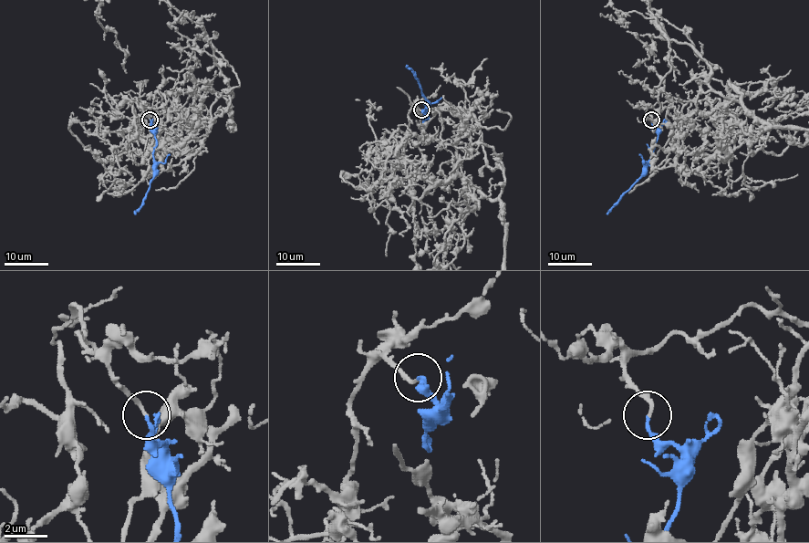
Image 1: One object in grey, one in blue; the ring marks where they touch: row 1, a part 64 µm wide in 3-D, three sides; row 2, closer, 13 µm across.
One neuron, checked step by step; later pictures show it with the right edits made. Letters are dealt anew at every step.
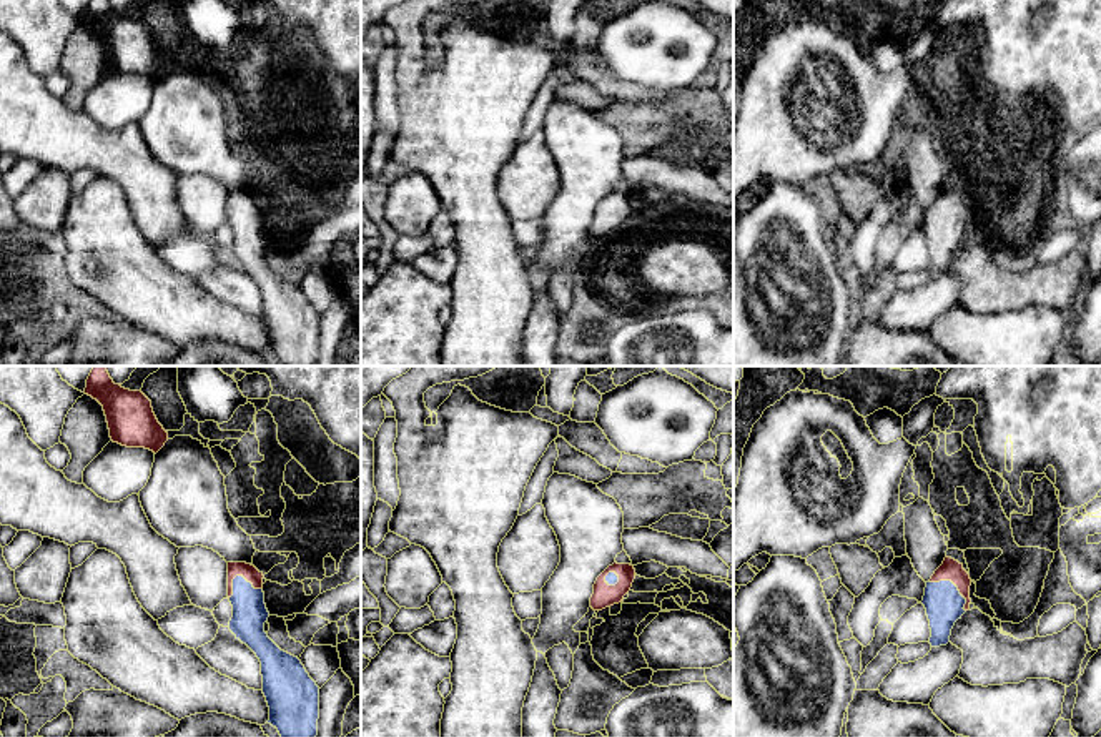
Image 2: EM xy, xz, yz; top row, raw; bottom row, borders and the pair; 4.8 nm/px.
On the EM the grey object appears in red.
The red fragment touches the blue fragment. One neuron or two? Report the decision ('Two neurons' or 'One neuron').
One neuron

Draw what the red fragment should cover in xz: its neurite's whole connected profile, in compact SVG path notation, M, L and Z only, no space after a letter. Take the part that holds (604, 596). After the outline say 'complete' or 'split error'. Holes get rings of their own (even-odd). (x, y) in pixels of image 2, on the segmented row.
M614 562L597 577L590 607L594 611L602 611L622 602L624 596L630 591L634 579L634 566Z; split error

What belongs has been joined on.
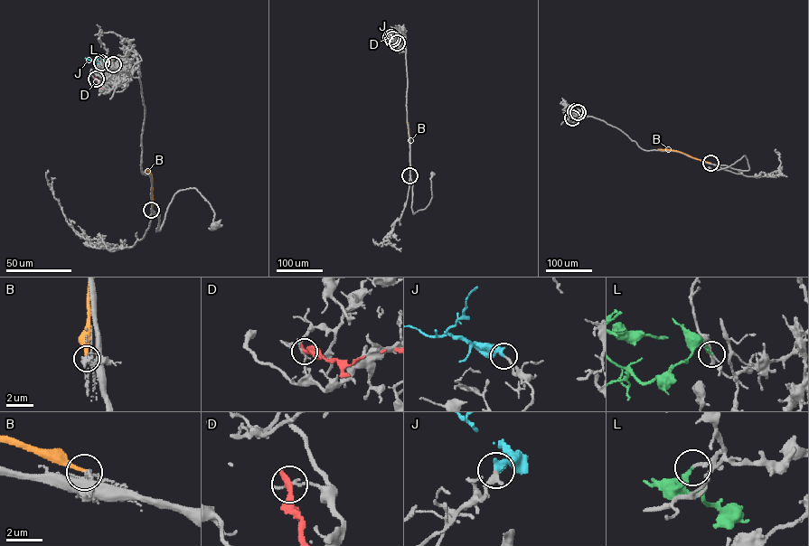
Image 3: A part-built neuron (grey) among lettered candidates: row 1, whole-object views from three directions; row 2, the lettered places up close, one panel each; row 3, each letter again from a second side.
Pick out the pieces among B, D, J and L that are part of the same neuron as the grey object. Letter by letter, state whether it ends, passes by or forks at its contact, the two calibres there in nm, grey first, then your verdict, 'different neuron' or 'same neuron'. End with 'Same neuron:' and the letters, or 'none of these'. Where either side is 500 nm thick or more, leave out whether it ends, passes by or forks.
B: it ends | 80/280 nm | different neuron
D: it ends | 190/400 nm | different neuron
J: it ends | 280/320 nm | same neuron
L: it ends | 160/240 nm | same neuron
Same neuron: J, L

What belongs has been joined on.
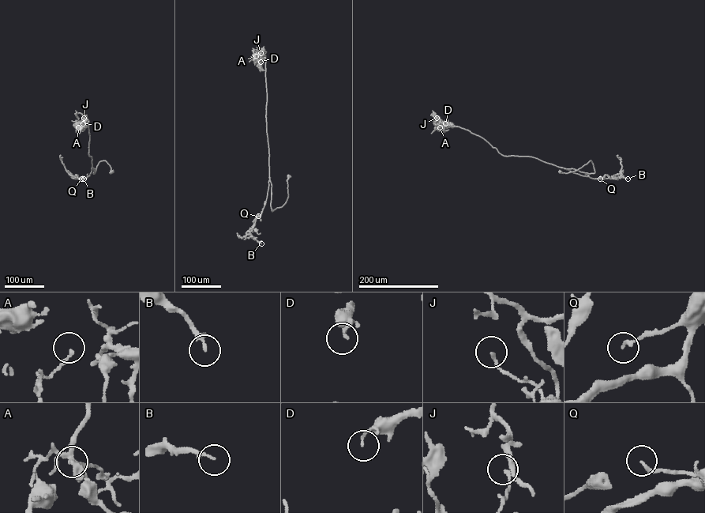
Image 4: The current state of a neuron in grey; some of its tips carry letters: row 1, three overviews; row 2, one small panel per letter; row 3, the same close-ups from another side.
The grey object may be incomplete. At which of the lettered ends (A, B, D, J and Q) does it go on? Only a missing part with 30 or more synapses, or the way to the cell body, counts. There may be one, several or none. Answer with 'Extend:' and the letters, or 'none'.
Extend: none

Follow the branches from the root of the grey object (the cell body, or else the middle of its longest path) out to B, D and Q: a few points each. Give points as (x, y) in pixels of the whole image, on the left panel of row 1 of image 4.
B: (111, 171), (106, 161), (100, 161), (95, 173), (91, 168), (86, 179), (72, 178), (75, 175), (84, 179)
D: (111, 171), (103, 160), (93, 173), (88, 153), (88, 123), (83, 123)
Q: (111, 171), (106, 161), (100, 161), (94, 173), (94, 168), (91, 168), (88, 176), (81, 179)

